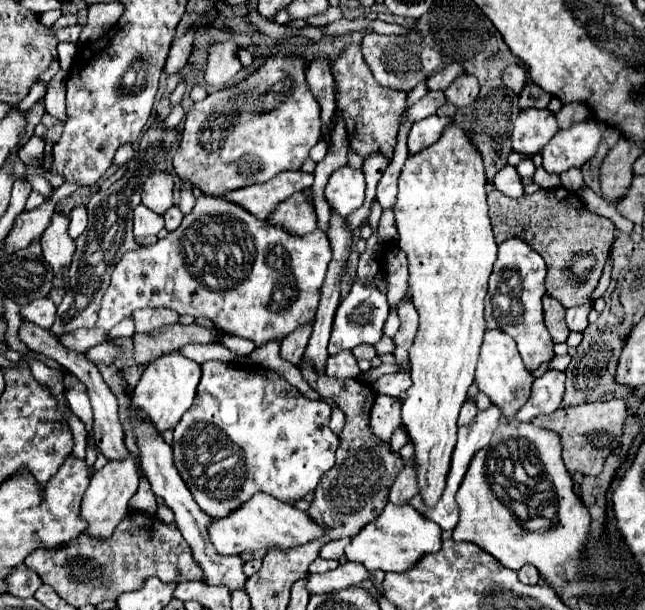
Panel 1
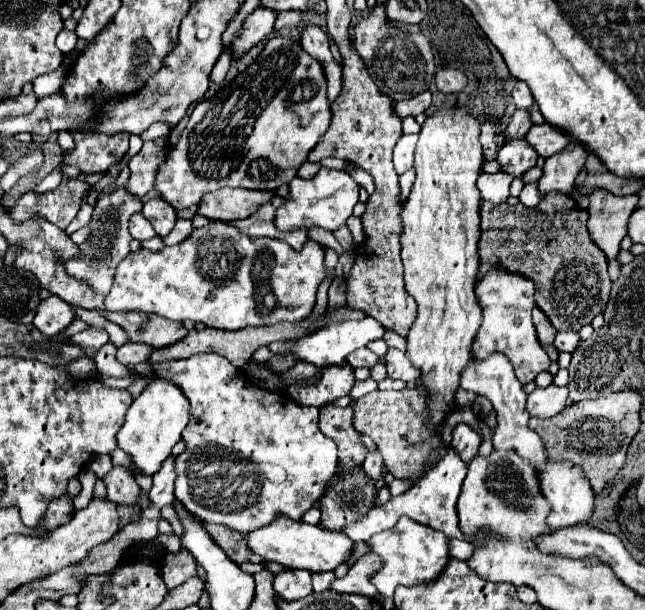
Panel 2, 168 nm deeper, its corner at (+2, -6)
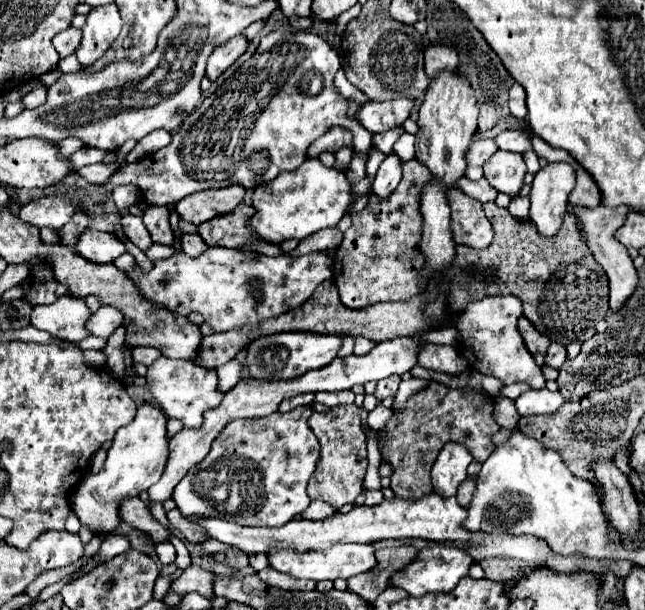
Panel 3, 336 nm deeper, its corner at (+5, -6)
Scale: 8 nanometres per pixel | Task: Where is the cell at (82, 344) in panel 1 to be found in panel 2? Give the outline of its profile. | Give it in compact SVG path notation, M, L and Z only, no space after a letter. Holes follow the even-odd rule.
M88 327L86 331L76 333L76 335L70 337L70 343L80 345L80 347L92 347L92 349L100 349L106 341L108 341L108 333L92 329L92 327Z

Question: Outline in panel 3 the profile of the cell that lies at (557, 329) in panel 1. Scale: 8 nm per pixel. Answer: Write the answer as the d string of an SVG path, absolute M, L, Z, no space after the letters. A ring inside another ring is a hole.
M519 317L517 329L519 329L523 341L527 343L527 351L531 351L531 355L535 357L535 363L537 363L537 365L543 365L545 353L547 353L547 347L549 347L547 337L543 337L541 333L537 333L537 331L533 329L533 325L531 325L525 317Z

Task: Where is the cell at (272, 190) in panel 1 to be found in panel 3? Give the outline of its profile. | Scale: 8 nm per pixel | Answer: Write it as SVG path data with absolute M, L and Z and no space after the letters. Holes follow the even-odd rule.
M239 185L211 189L211 191L199 191L191 197L183 197L175 205L175 211L183 221L201 225L203 221L209 221L211 217L233 211L243 201L243 197L245 197L245 189Z

